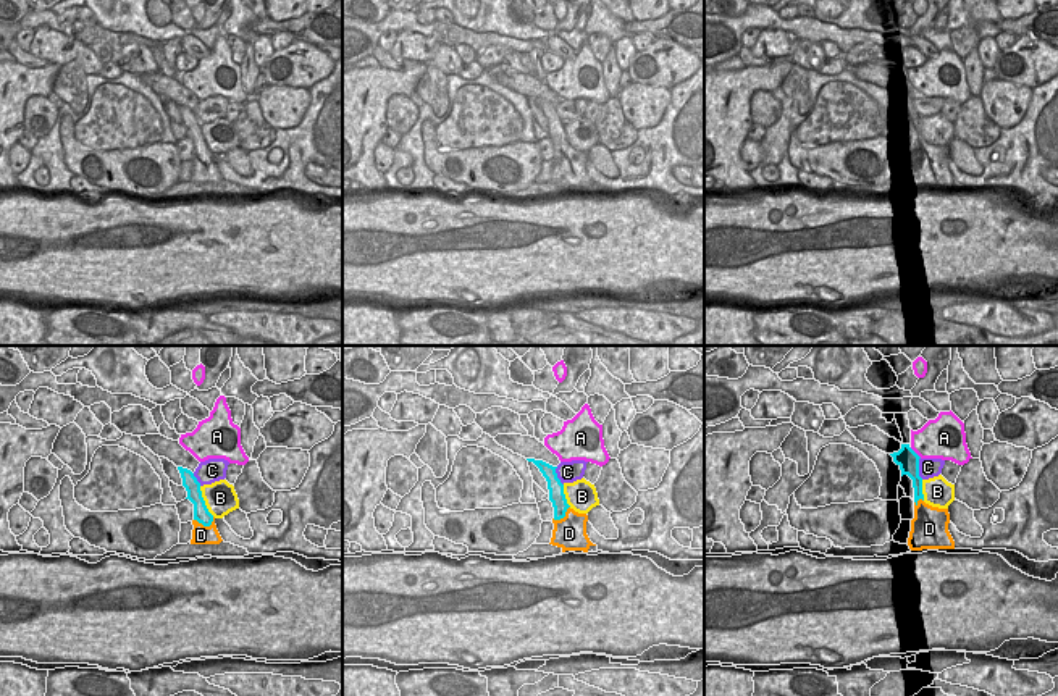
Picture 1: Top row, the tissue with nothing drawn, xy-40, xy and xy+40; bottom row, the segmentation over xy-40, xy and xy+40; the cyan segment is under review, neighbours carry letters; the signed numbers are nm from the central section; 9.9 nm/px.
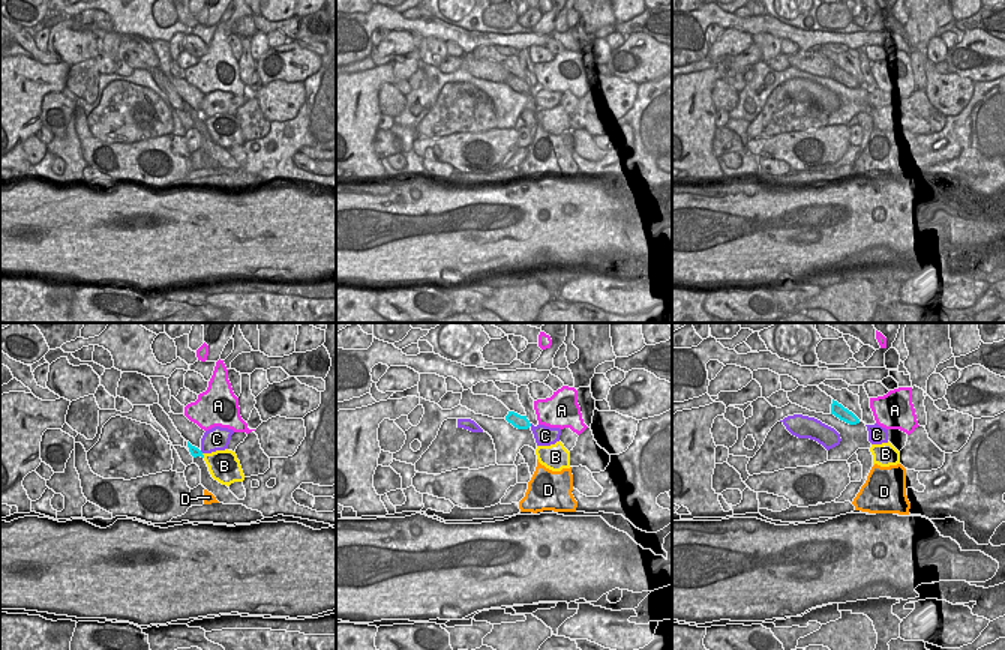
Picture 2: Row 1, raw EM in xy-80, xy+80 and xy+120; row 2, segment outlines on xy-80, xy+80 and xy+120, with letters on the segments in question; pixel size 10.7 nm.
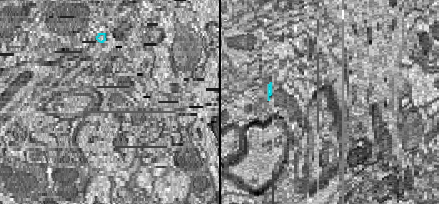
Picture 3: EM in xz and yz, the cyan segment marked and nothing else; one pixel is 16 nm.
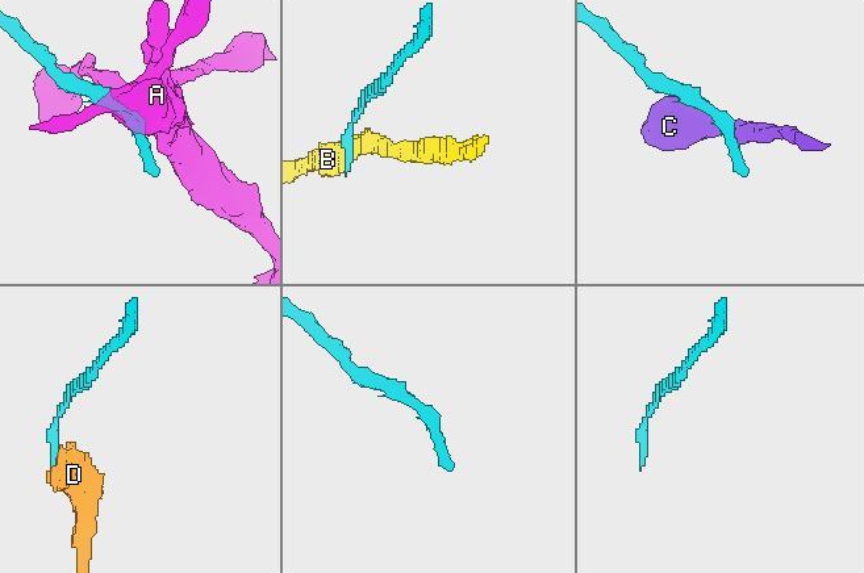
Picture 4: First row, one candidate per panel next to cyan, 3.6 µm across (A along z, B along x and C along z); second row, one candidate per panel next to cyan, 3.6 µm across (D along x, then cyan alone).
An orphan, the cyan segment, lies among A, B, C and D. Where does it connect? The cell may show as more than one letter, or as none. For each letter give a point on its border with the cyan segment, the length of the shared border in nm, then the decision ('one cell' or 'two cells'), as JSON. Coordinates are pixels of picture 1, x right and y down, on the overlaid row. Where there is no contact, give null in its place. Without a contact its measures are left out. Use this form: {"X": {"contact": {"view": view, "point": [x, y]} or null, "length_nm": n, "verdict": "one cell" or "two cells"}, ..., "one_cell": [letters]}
{"A": {"contact": {"view": "xy+40", "point": [915, 452]}, "length_nm": 160, "verdict": "two cells"}, "B": {"contact": {"view": "xy-40", "point": [204, 501]}, "length_nm": 340, "verdict": "two cells"}, "C": {"contact": {"view": "xy+40", "point": [918, 469]}, "length_nm": 220, "verdict": "two cells"}, "D": {"contact": {"view": "xy-40", "point": [205, 525]}, "length_nm": 220, "verdict": "one cell"}, "one_cell": ["D"]}

